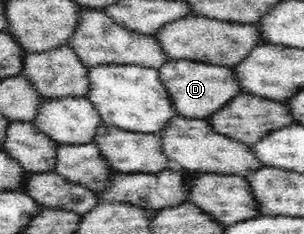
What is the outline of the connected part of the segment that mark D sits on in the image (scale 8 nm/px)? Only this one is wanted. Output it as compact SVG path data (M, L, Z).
M191 59L170 60L157 69L160 81L168 90L174 109L180 116L194 119L206 119L221 107L224 107L241 91L233 68L219 66Z

